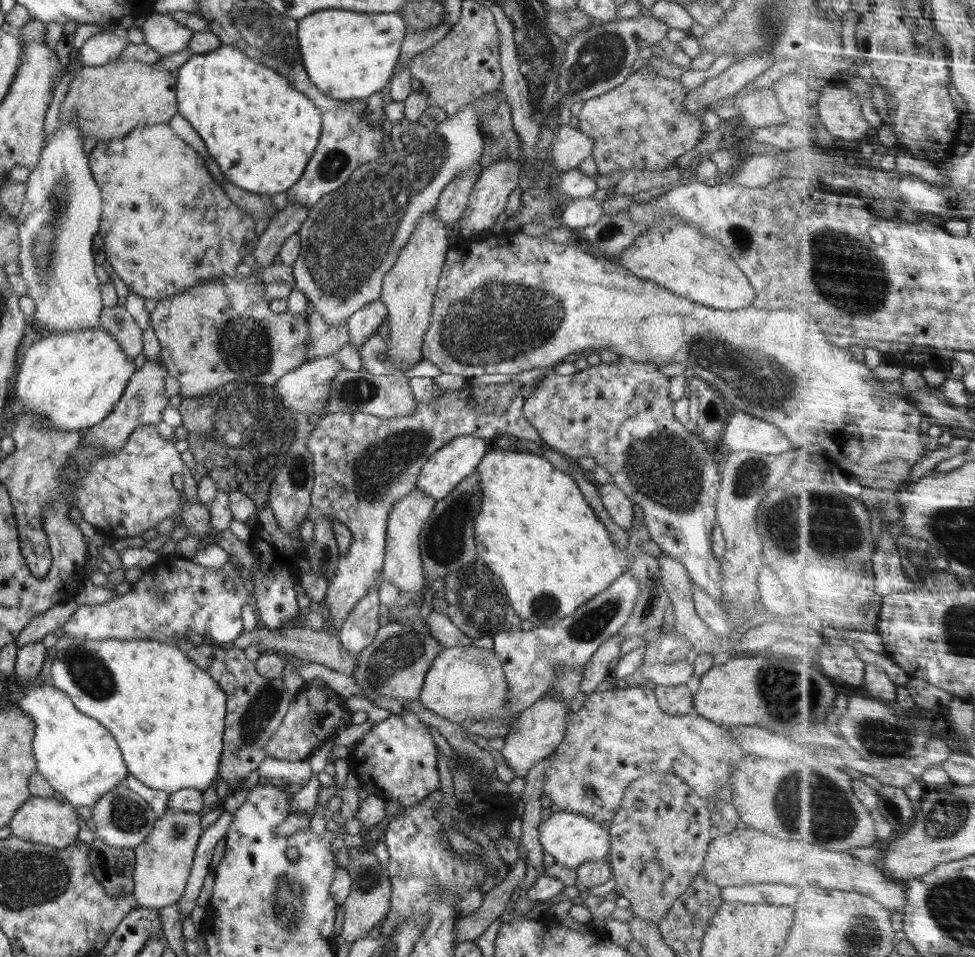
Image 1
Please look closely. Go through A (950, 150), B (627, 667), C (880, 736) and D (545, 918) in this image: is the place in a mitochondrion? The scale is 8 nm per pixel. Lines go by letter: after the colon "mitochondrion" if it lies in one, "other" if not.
A: other
B: other
C: mitochondrion
D: other

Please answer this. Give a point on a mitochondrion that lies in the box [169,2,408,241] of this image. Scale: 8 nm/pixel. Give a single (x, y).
(270, 38)

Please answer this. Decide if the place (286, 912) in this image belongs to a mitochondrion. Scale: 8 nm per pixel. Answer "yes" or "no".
yes

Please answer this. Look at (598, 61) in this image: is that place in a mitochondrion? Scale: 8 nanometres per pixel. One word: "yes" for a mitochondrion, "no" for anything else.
yes

